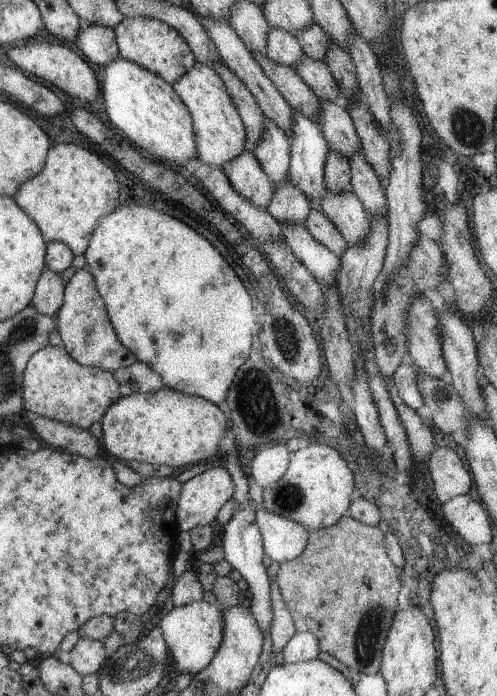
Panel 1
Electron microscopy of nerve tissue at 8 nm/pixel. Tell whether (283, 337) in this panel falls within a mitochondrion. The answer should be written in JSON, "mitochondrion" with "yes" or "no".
{"mitochondrion":"yes"}

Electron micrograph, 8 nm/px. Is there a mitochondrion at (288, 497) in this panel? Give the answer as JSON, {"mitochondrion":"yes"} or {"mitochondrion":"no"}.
{"mitochondrion":"yes"}

